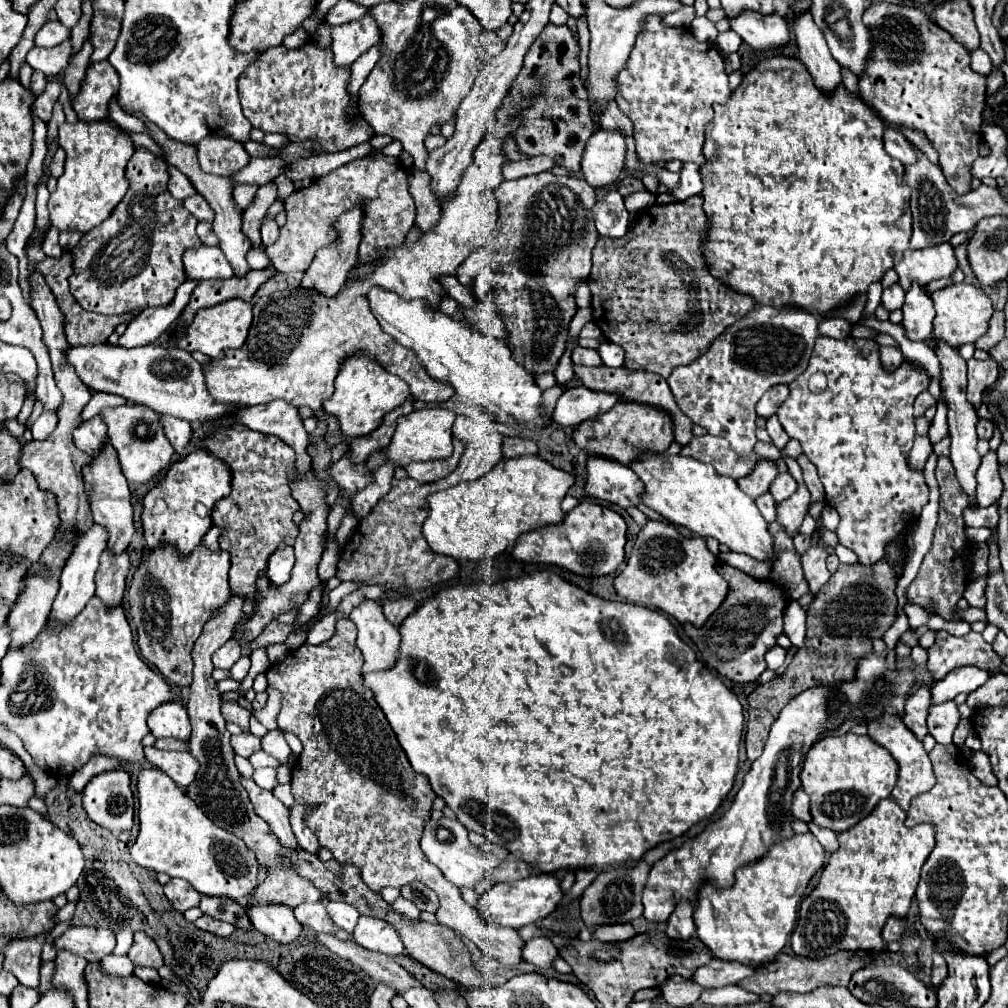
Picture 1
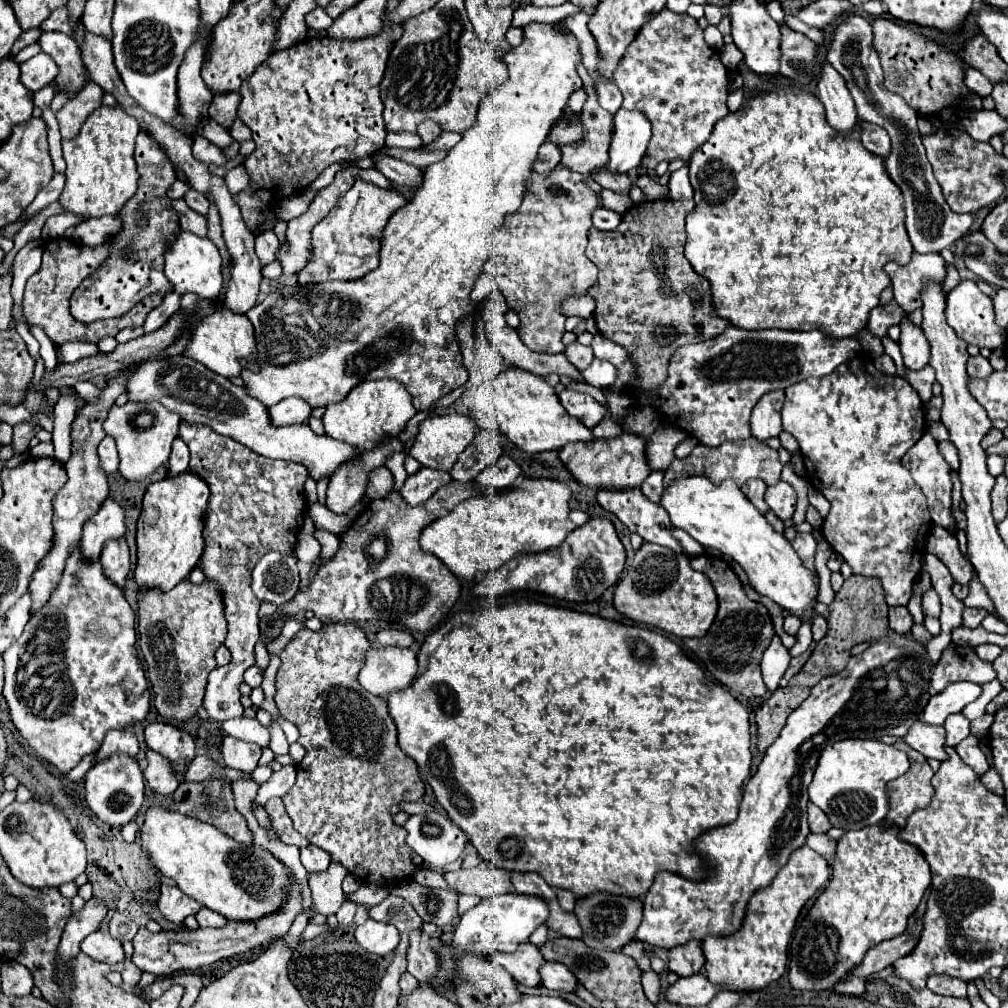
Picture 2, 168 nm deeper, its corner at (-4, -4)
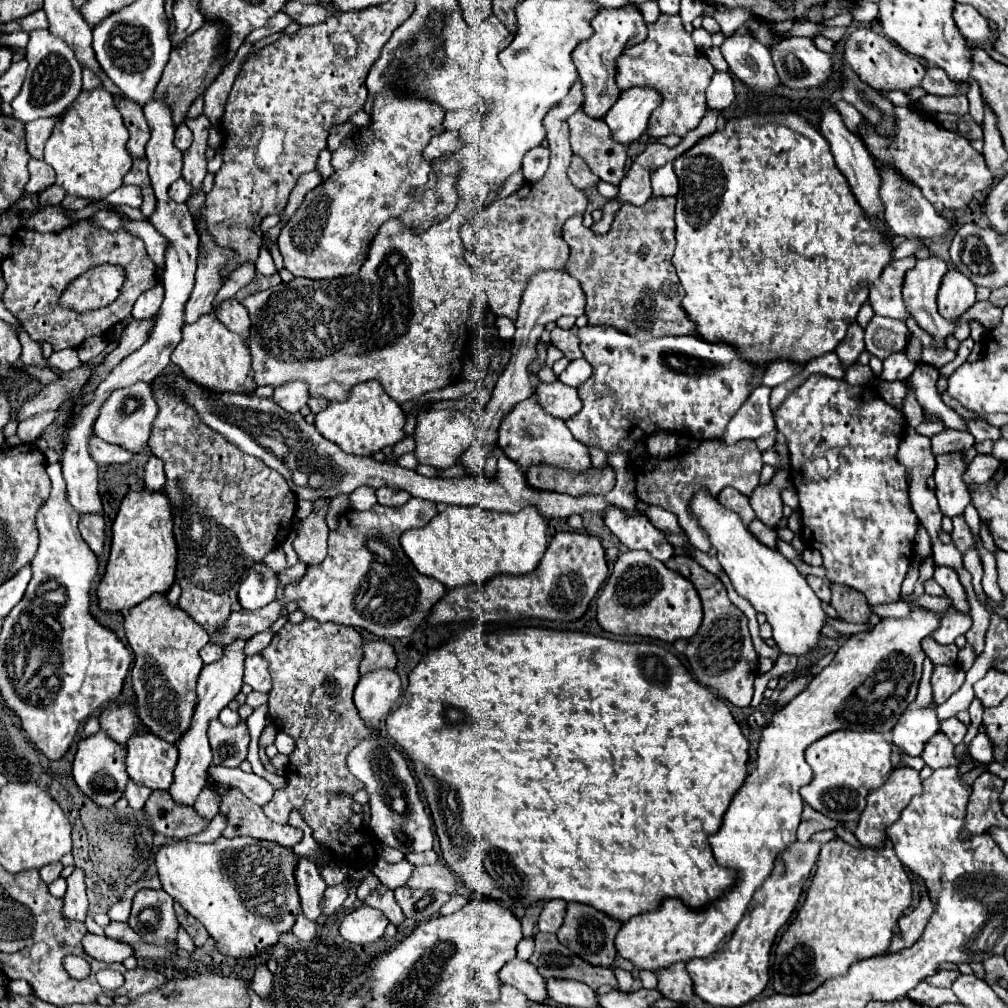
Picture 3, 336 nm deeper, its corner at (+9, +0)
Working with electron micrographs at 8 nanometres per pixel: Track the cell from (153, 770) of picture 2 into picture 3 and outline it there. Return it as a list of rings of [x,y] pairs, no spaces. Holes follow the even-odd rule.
[[[130,780],[128,782],[128,786],[126,786],[126,798],[128,798],[128,804],[130,804],[130,808],[134,808],[134,810],[140,810],[140,808],[144,808],[144,804],[146,804],[146,800],[148,800],[148,796],[152,794],[152,790],[148,788],[148,786],[144,786],[144,784],[138,784],[138,782],[134,782],[134,780]]]

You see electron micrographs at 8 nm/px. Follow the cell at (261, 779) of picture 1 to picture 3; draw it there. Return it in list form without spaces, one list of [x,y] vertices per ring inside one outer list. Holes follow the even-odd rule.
[[[224,708],[224,710],[220,712],[220,722],[222,722],[224,726],[236,726],[236,724],[242,724],[244,720],[238,716],[238,712],[232,712],[230,708]]]

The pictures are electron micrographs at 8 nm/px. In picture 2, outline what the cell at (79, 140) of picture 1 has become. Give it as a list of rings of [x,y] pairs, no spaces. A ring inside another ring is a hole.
[[[99,106],[83,124],[81,132],[73,140],[63,140],[63,158],[67,162],[67,180],[59,202],[65,212],[73,212],[85,218],[97,218],[105,214],[117,214],[123,204],[135,194],[139,174],[133,160],[135,138],[139,124],[123,108]]]

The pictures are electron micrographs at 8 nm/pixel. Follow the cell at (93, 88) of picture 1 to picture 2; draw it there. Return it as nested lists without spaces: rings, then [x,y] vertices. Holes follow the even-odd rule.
[[[89,82],[79,92],[77,98],[69,100],[55,114],[57,122],[59,122],[59,132],[61,132],[63,140],[71,140],[73,136],[77,136],[77,132],[83,126],[83,122],[87,120],[87,116],[101,106],[101,98],[103,98],[103,90],[95,82]]]

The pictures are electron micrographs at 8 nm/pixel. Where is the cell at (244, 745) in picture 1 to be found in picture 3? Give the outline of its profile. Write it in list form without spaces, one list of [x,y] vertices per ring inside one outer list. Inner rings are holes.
[[[214,720],[208,728],[208,738],[214,752],[214,764],[240,766],[246,760],[248,742],[250,742],[246,724],[240,724],[236,728],[226,728],[220,724],[220,720]]]

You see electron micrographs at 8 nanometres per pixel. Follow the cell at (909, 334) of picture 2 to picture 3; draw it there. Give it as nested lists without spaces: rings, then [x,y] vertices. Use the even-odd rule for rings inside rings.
[[[900,350],[900,352],[894,352],[892,356],[888,356],[884,360],[884,370],[882,370],[882,378],[884,380],[906,380],[914,368],[916,368],[918,362],[910,360],[906,350]]]

